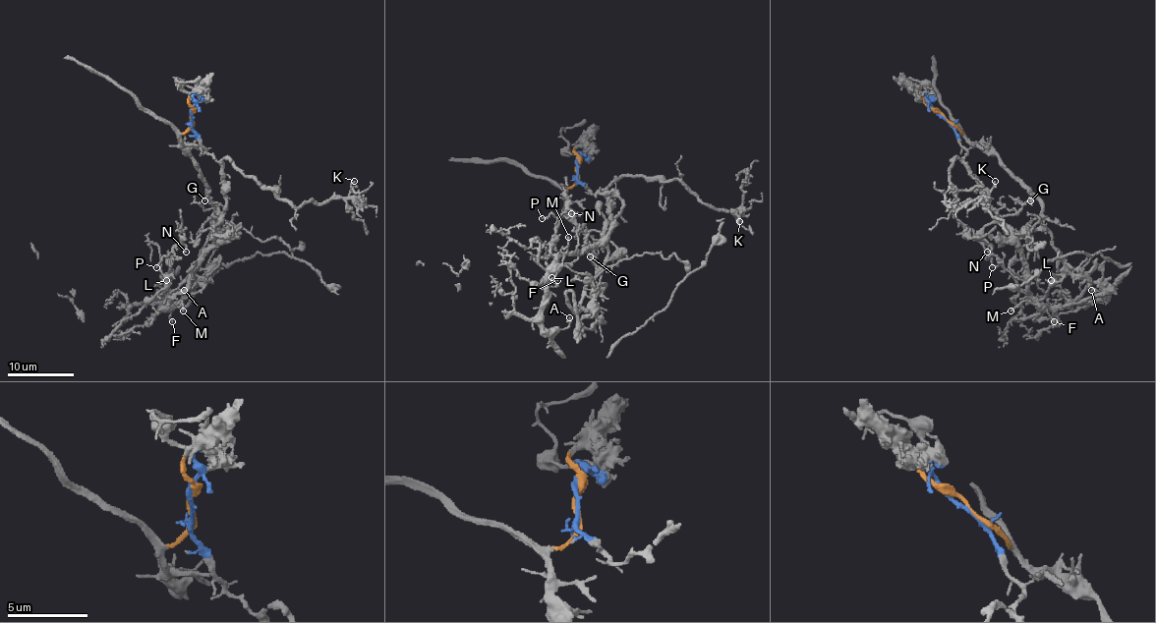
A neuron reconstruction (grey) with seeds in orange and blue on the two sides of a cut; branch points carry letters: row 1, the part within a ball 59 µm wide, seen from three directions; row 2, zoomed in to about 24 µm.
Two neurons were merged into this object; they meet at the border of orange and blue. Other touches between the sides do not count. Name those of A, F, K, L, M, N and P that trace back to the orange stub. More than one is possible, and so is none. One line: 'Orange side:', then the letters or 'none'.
Orange side: none

